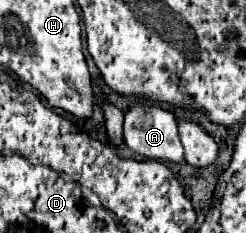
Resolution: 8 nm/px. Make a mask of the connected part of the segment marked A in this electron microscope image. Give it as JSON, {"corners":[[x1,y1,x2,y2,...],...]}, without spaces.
{"corners":[[135,105,125,113,125,143,127,147,137,153,143,159,157,159,157,161,173,161,173,163,183,163,185,155,183,155,183,145,179,141,179,133,177,133,177,121,175,117,153,105]]}

